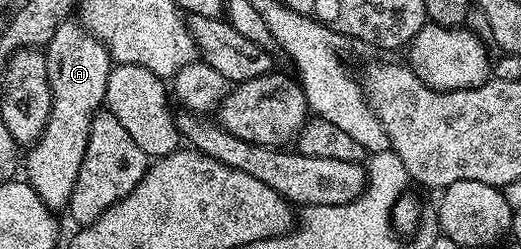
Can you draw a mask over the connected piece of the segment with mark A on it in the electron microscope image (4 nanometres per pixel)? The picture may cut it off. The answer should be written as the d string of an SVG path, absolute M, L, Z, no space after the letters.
M68 18L49 38L45 45L47 57L47 77L49 78L49 90L51 91L51 109L49 118L45 122L45 130L38 140L26 149L27 152L27 176L26 183L37 190L37 198L45 202L45 206L52 212L62 213L71 202L73 186L77 186L77 170L81 170L81 162L85 158L85 146L89 146L89 130L96 112L104 107L106 98L106 83L113 67L111 53L103 43L90 32L86 31L82 24Z

